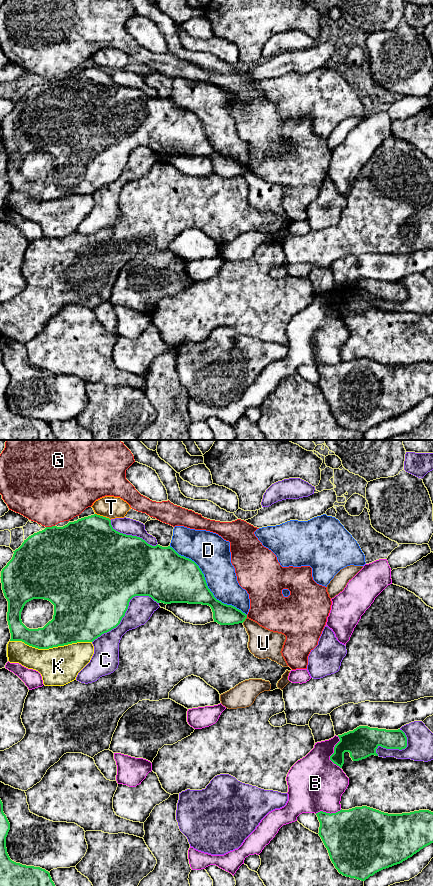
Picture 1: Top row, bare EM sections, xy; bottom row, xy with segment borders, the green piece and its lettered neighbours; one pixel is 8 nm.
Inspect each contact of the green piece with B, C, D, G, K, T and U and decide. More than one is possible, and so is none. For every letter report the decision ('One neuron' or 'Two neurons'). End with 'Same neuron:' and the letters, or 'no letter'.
B: Two neurons
C: Two neurons
D: Two neurons
G: Two neurons
K: Two neurons
T: Two neurons
U: Two neurons
Same neuron: no letter

